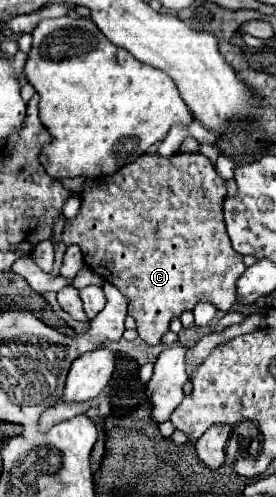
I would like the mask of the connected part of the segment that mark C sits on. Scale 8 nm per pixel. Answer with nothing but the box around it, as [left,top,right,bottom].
[63,152,245,344]

